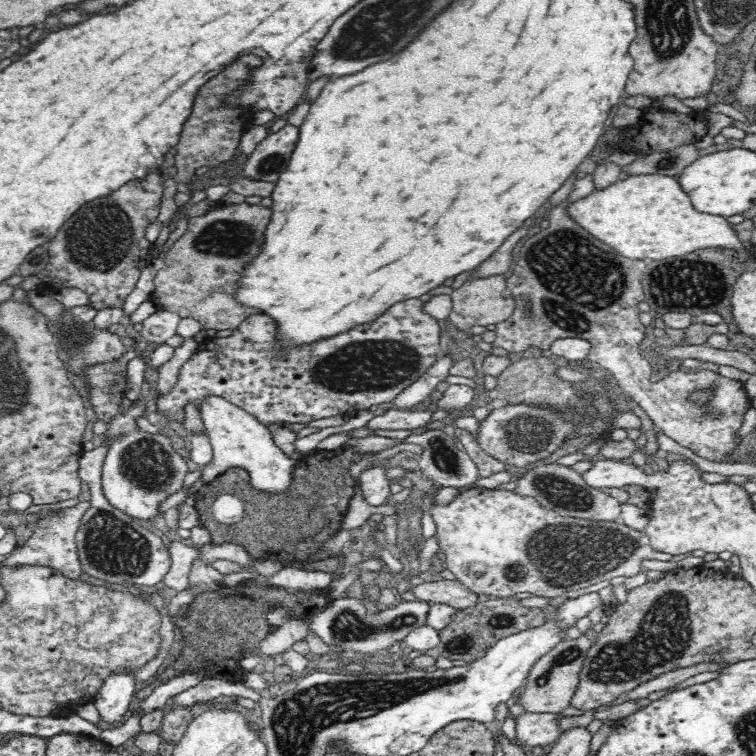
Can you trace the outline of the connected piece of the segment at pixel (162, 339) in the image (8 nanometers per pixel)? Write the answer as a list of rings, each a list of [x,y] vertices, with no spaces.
[[[159,309],[142,322],[141,338],[148,342],[164,344],[176,336],[181,316],[175,312]]]

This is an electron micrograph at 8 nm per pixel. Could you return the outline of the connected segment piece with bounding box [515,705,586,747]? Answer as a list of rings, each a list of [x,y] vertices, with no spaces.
[[[568,706],[562,712],[552,714],[547,713],[529,713],[515,717],[515,730],[517,743],[528,746],[546,746],[559,738],[561,732],[558,719],[564,716],[578,716],[583,714],[584,710],[578,710],[574,706]]]

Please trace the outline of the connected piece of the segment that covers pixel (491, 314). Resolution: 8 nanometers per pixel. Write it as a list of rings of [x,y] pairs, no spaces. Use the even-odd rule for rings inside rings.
[[[502,275],[466,281],[463,286],[452,292],[451,301],[453,307],[449,314],[450,322],[460,331],[469,331],[472,326],[497,325],[504,320],[508,320],[516,308],[516,299],[507,288],[506,278]]]

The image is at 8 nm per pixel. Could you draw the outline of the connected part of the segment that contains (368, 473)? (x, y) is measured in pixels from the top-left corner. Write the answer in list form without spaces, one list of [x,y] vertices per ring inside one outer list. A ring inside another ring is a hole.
[[[374,464],[373,467],[362,471],[359,486],[366,503],[373,507],[384,505],[390,497],[390,484],[393,480],[386,477],[387,470],[383,465]]]

